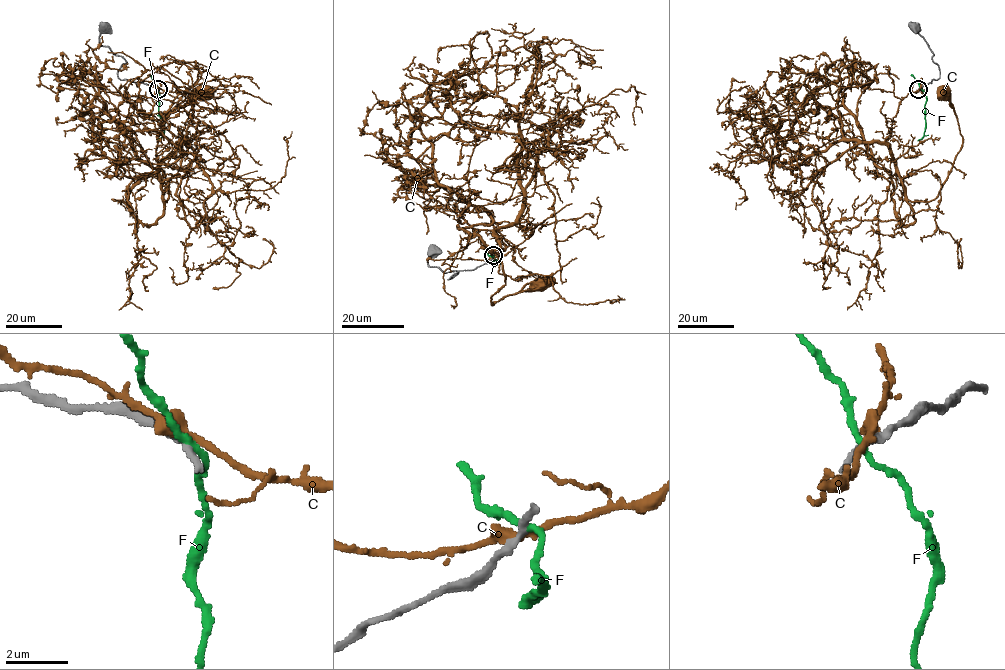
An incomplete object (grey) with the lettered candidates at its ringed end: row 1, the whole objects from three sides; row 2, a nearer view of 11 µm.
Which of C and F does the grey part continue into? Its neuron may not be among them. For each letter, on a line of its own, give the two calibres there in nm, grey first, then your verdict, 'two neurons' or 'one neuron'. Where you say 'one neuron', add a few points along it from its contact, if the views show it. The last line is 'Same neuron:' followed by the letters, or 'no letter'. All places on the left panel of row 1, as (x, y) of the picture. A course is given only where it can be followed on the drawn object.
C: 200/360 nm | two neurons
F: 280/200 nm | two neurons
Same neuron: no letter

